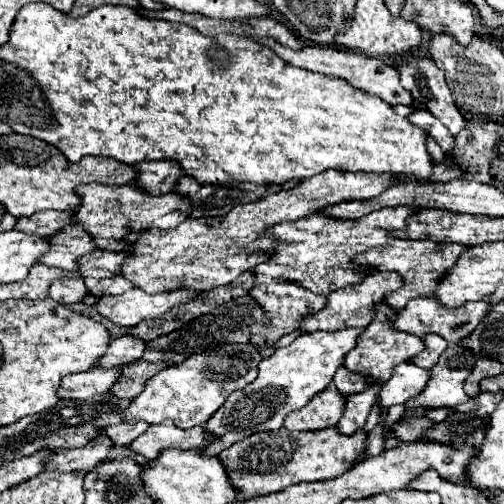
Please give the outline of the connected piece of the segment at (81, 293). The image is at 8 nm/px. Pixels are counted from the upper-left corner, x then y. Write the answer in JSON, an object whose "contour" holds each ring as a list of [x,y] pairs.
{"contour":[[[63,278],[63,280],[51,284],[49,296],[63,304],[77,304],[77,302],[83,302],[85,296],[89,296],[89,290],[87,290],[83,278],[73,278],[73,280]]]}

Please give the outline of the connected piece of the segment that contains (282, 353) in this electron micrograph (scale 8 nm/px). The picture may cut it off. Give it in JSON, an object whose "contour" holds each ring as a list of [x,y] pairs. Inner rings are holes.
{"contour":[[[343,328],[335,332],[301,334],[293,344],[277,348],[271,358],[263,358],[259,364],[259,376],[243,390],[235,390],[229,400],[217,410],[217,414],[213,414],[211,420],[205,424],[207,430],[219,434],[223,442],[215,442],[215,446],[209,446],[203,452],[217,456],[227,446],[255,432],[281,428],[289,412],[301,410],[313,396],[329,386],[335,370],[343,364],[347,352],[355,348],[357,338],[363,330],[365,328]]]}

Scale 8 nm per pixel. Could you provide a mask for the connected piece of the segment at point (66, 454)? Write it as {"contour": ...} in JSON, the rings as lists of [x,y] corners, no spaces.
{"contour":[[[101,434],[95,436],[87,446],[73,448],[73,450],[59,450],[55,458],[51,458],[51,468],[49,470],[59,470],[59,472],[71,472],[71,470],[93,470],[99,466],[111,452],[115,444],[111,442],[109,436]]]}

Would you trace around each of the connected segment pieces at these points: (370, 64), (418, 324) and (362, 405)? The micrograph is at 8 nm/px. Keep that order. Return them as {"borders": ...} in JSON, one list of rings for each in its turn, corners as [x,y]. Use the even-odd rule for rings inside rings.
{"borders":[[[[259,40],[261,44],[269,44],[285,62],[291,62],[293,66],[311,70],[311,72],[319,72],[319,74],[327,74],[327,76],[337,76],[343,78],[347,82],[351,82],[355,88],[361,88],[369,94],[375,94],[379,98],[383,98],[387,104],[395,106],[395,104],[405,104],[405,106],[413,106],[413,96],[409,90],[405,90],[399,82],[399,72],[385,64],[379,58],[369,58],[361,52],[351,52],[351,50],[337,50],[337,48],[327,48],[327,46],[309,46],[303,50],[291,50],[285,46],[279,46],[277,42],[271,40]]],[[[431,296],[431,298],[415,298],[399,312],[393,326],[403,330],[403,332],[411,332],[415,336],[421,336],[421,338],[425,334],[429,334],[429,332],[435,332],[435,334],[443,336],[447,342],[459,344],[459,342],[463,342],[465,338],[471,336],[471,332],[477,328],[477,324],[481,324],[485,320],[485,316],[489,314],[489,308],[491,308],[491,304],[487,304],[487,302],[467,302],[463,306],[449,308],[449,306],[441,304],[439,298],[435,298],[435,296]]],[[[373,382],[367,390],[347,396],[347,410],[339,420],[337,428],[343,430],[343,434],[355,434],[355,430],[361,430],[367,422],[371,406],[379,402],[379,392],[381,392],[381,382]]]]}

